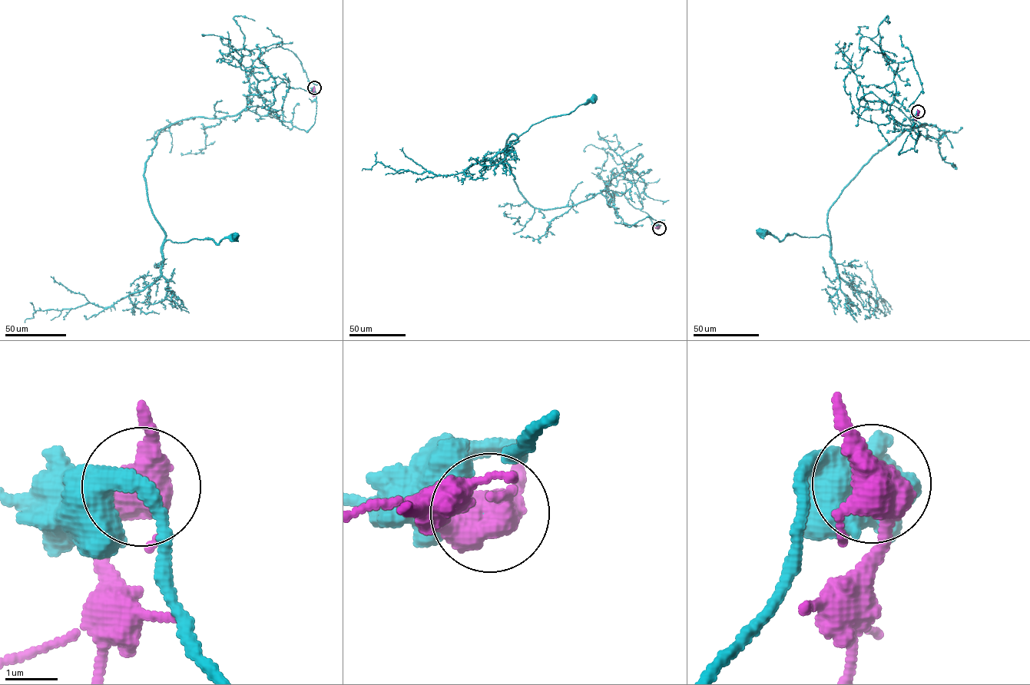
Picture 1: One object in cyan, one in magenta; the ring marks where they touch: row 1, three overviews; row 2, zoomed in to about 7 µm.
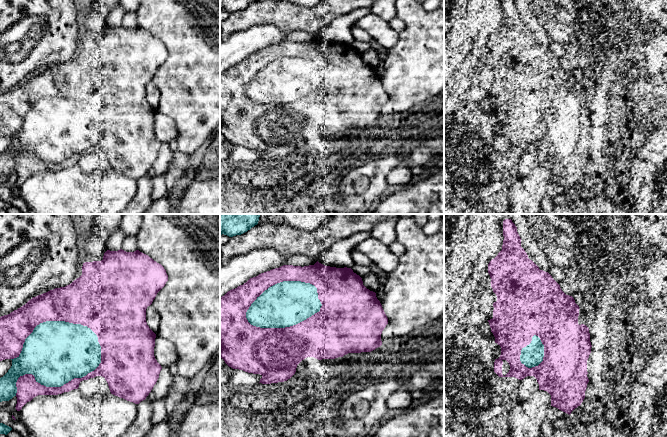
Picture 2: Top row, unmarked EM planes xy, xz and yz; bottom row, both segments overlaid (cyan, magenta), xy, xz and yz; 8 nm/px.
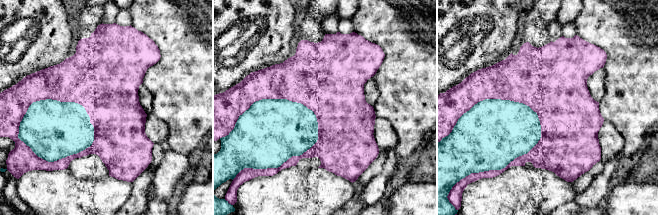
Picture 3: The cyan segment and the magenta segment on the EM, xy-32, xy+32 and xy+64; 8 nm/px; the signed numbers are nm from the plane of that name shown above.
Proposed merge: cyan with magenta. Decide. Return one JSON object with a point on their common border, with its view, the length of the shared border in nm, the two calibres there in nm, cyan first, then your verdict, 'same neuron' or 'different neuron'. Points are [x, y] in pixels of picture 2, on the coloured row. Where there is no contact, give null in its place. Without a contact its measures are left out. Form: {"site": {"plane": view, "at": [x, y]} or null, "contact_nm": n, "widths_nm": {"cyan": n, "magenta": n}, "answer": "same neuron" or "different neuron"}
{"site": {"plane": "xy", "at": [64, 383]}, "contact_nm": 800, "widths_nm": {"cyan": 480, "magenta": 120}, "answer": "different neuron"}

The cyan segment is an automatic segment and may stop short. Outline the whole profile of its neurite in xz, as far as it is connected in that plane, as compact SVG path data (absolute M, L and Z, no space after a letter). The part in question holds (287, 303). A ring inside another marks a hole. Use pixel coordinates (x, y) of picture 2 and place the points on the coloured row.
M283 281L265 290L246 312L248 322L260 328L296 325L320 311L317 288L301 281Z

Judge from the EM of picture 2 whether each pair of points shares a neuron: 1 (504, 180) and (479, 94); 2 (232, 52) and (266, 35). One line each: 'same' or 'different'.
1: different
2: same

